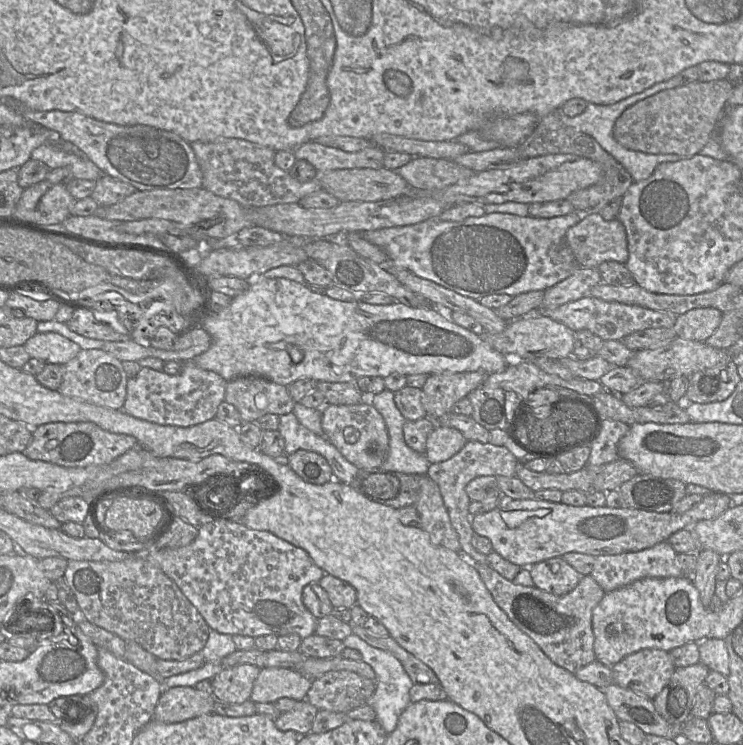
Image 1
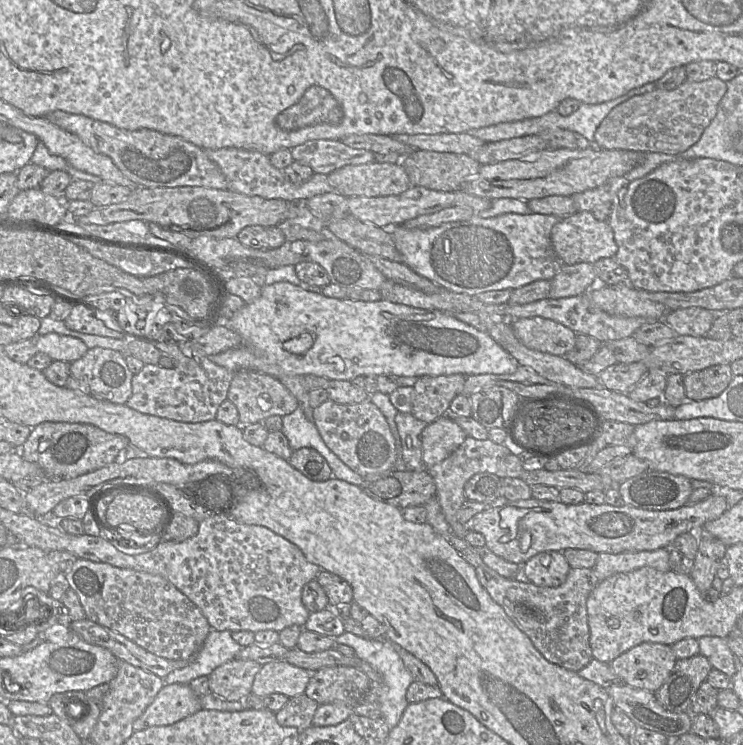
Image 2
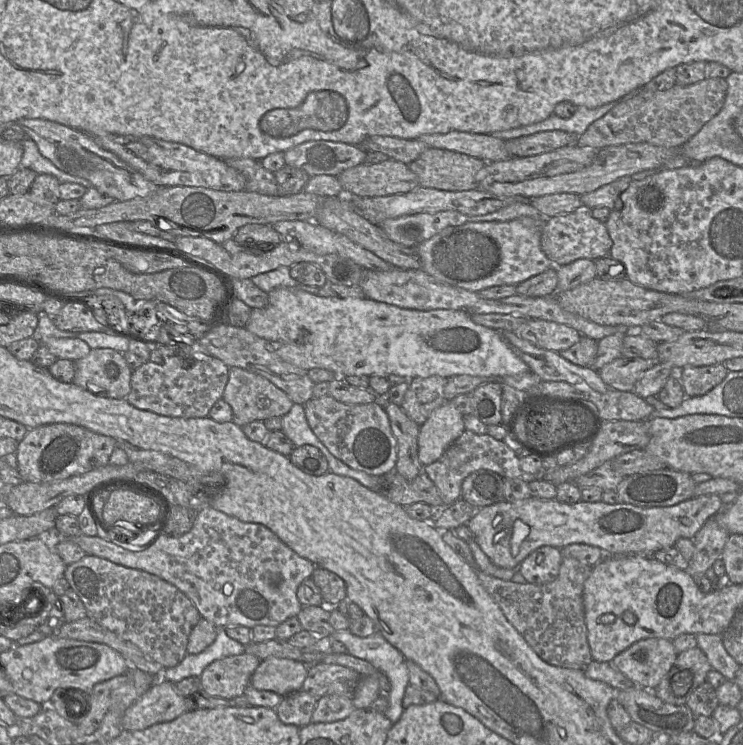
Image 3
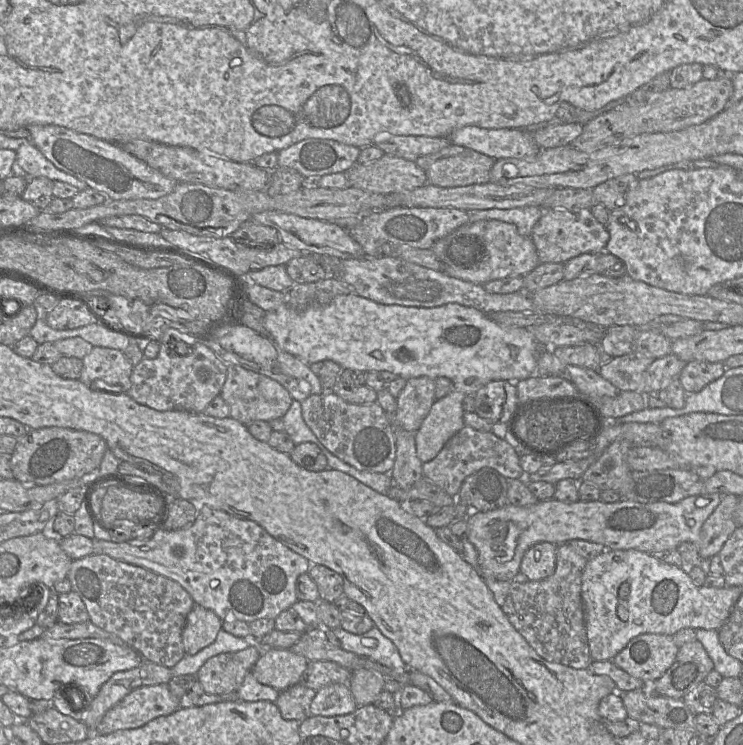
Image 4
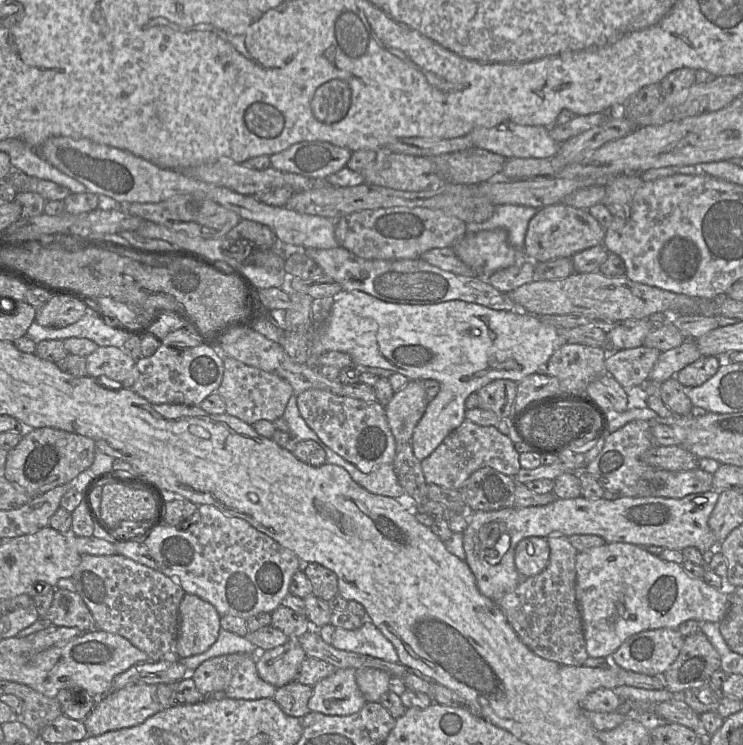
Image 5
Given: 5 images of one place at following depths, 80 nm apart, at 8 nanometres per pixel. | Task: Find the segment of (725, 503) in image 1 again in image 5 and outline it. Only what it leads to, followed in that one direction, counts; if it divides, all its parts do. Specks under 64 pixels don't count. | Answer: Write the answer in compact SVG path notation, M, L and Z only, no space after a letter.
M710 490L702 493L689 494L683 498L634 498L620 497L616 500L587 499L582 496L572 499L556 499L542 505L525 508L506 507L497 511L475 511L471 518L466 518L468 526L463 532L463 548L466 554L465 562L475 576L476 585L480 593L495 603L519 584L519 572L514 563L517 544L527 537L543 537L550 535L564 535L570 537L575 534L596 535L606 543L629 543L637 546L657 546L682 551L686 547L695 547L700 552L716 549L717 540L708 526L708 518L713 511L719 492Z

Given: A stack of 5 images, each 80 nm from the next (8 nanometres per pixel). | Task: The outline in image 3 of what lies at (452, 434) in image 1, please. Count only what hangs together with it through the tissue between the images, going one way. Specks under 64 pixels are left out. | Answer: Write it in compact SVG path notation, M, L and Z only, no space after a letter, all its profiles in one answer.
M451 401L433 410L418 434L418 458L422 466L437 461L465 430L463 415Z

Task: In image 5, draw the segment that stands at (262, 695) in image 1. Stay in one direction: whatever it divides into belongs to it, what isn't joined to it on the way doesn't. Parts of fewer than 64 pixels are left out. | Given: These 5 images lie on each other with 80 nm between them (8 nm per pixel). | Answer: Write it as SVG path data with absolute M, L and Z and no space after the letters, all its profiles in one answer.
M289 638L285 644L259 651L255 656L258 675L276 688L296 681L301 663L306 658L299 638Z

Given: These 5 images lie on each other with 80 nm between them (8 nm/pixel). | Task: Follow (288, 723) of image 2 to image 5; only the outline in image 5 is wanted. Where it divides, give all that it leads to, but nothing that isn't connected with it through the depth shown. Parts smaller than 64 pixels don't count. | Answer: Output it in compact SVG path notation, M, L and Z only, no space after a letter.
M292 681L277 688L273 699L285 714L303 718L310 711L308 702L312 694L313 687Z

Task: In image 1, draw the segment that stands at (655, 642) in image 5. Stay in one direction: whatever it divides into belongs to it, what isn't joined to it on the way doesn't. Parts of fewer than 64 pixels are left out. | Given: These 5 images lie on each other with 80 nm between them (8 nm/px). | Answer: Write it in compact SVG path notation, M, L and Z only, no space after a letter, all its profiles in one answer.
M647 648L632 653L614 664L614 683L653 700L669 682L675 666L670 653Z

